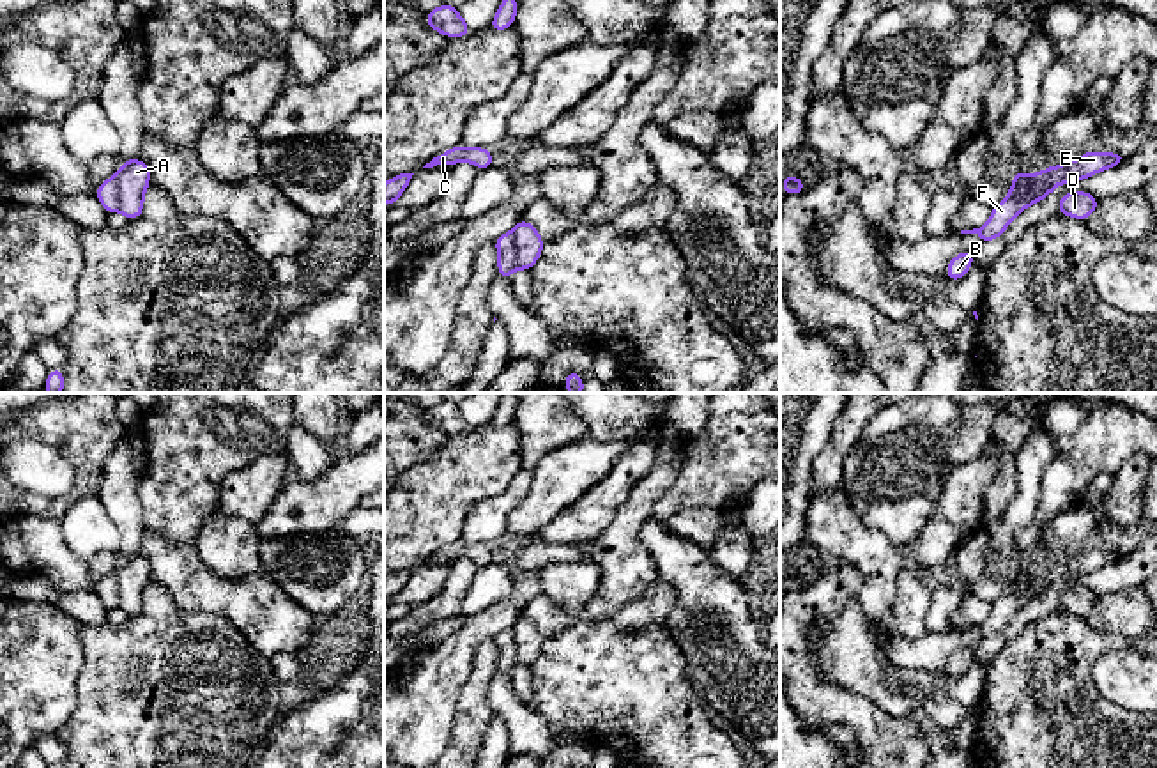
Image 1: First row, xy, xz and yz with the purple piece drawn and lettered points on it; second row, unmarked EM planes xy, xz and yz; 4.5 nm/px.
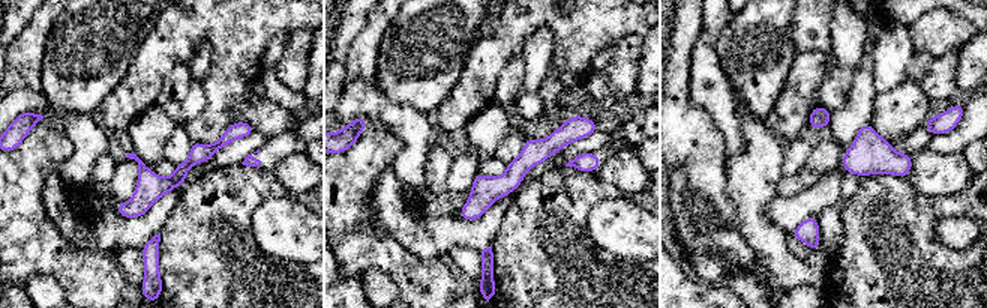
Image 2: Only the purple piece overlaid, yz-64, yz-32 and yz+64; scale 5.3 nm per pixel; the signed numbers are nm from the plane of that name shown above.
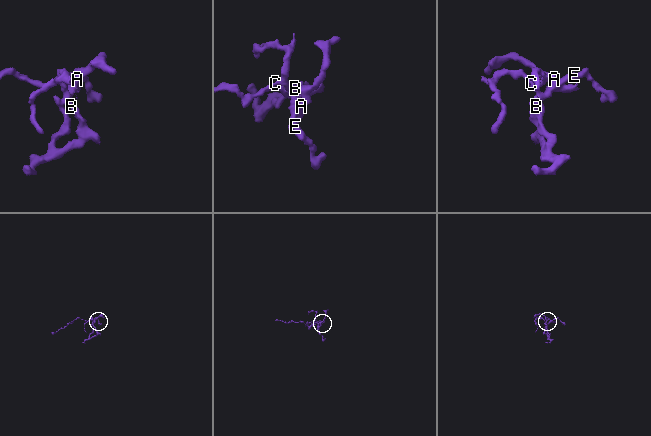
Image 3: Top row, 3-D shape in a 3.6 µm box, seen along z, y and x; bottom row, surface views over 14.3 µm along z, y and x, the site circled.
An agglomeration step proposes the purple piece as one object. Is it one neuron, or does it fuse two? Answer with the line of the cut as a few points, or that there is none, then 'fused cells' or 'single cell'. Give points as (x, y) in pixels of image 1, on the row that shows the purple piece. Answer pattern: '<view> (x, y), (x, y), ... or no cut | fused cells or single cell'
xz (510, 232), (517, 266) | fused cells

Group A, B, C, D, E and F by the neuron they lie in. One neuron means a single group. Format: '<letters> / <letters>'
A D / B C E F

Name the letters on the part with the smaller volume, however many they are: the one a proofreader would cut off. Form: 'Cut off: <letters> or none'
Cut off: A, D

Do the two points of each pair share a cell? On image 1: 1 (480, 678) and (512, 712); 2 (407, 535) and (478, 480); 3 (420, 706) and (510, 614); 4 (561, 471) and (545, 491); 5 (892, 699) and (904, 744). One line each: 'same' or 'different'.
1: different
2: same
3: same
4: same
5: different

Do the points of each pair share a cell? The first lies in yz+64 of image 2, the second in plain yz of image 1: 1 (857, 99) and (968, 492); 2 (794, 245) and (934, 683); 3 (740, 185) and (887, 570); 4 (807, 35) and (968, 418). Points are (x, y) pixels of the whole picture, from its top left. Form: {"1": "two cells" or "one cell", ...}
{"1": "two cells", "2": "two cells", "3": "two cells", "4": "one cell"}

